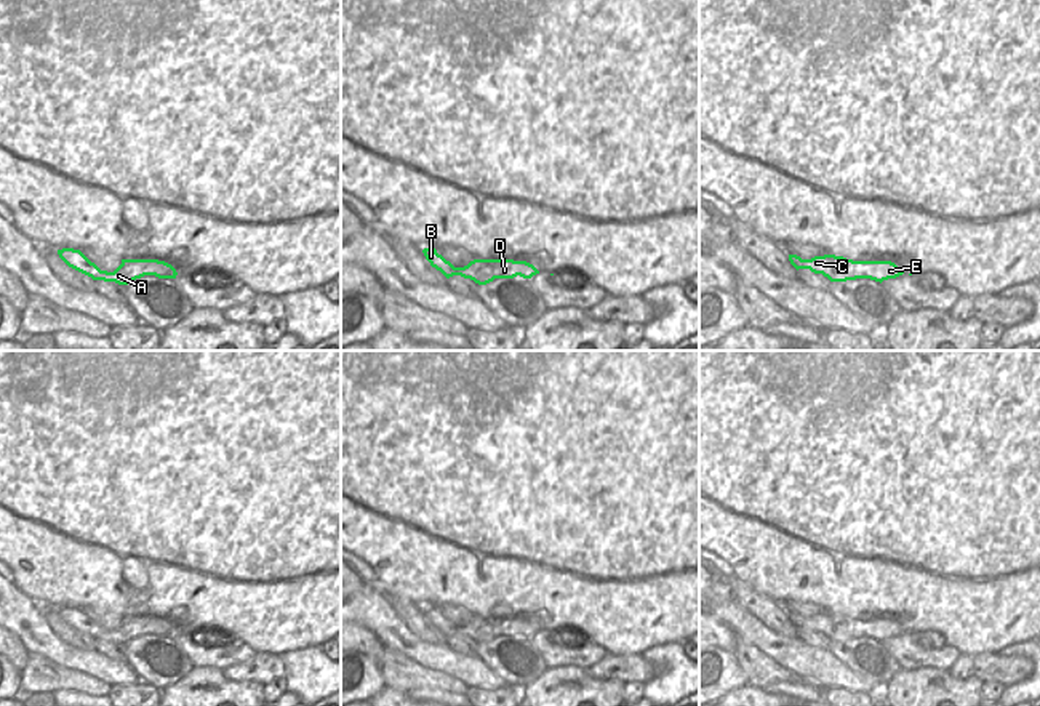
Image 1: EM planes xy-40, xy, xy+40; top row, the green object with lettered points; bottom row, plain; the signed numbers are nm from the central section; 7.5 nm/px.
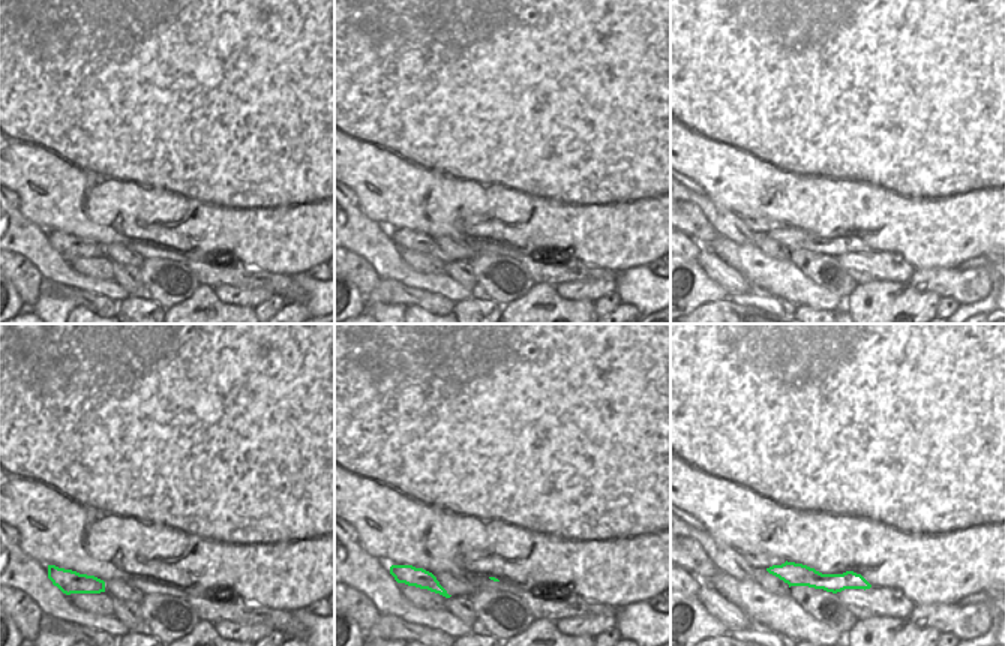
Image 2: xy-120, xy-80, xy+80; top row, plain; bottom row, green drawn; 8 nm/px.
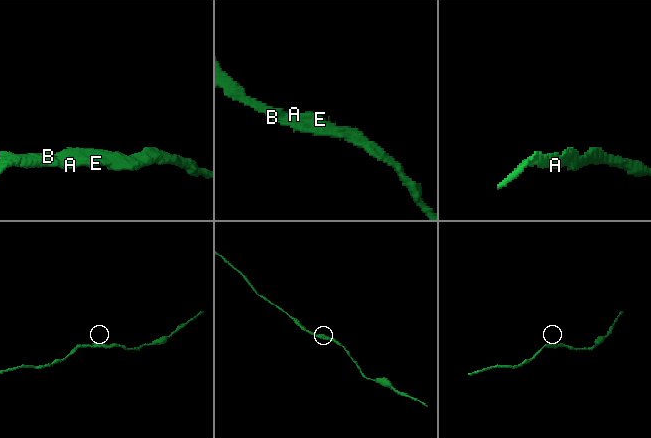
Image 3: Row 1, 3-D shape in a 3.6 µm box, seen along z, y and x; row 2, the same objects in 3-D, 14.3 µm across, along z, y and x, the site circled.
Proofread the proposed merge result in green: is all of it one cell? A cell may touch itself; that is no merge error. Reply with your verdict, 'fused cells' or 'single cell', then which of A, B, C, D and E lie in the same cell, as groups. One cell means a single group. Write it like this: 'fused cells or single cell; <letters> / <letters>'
single cell; A B C D E

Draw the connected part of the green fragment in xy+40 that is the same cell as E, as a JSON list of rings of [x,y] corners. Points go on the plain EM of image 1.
[[[789,613],[789,620],[797,629],[810,628],[814,632],[822,632],[830,640],[870,637],[882,642],[883,639],[896,637],[904,632],[891,620],[853,620],[835,613],[814,615],[811,618]]]

